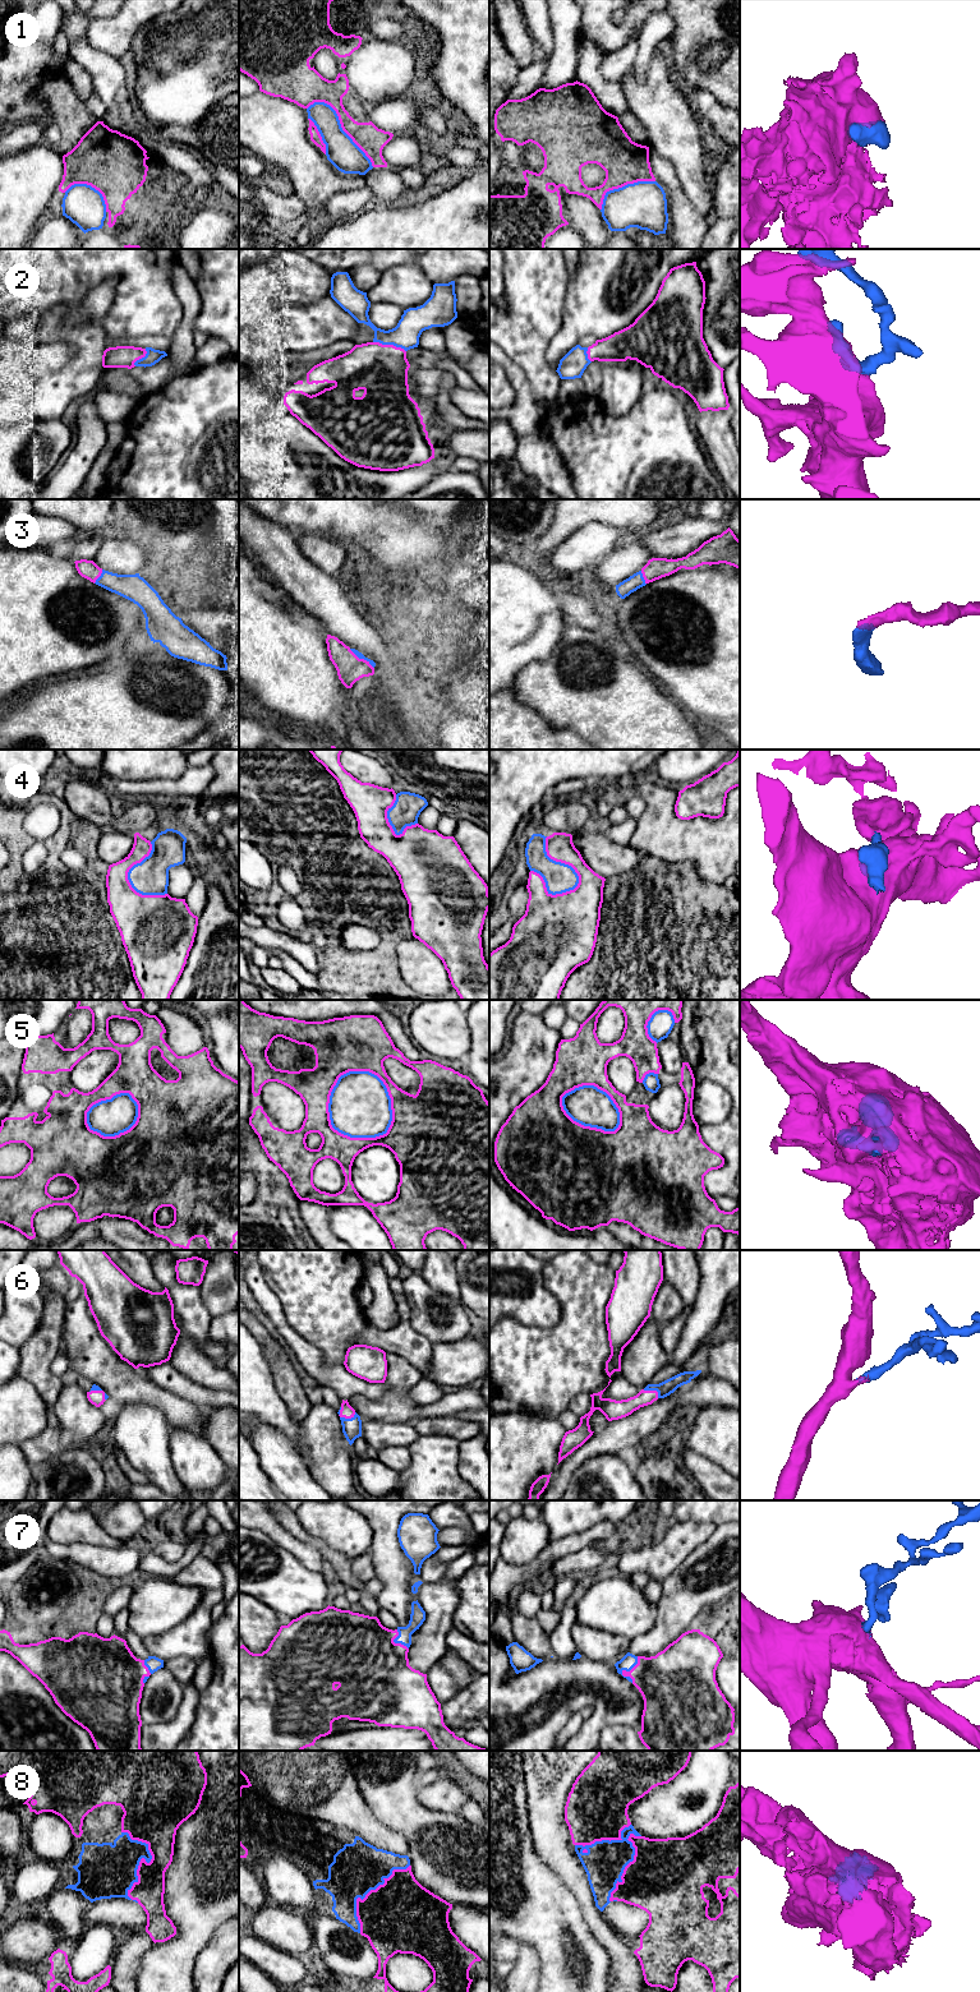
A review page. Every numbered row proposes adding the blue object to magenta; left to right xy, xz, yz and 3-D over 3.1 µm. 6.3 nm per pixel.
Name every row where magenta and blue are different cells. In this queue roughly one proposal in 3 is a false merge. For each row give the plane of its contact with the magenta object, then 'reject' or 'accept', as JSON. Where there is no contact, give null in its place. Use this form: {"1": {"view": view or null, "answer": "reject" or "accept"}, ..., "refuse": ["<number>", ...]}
{"1": {"view": "xz", "answer": "reject"}, "2": {"view": "xz", "answer": "accept"}, "3": {"view": "xz", "answer": "accept"}, "4": {"view": "yz", "answer": "reject"}, "5": {"view": "xz", "answer": "reject"}, "6": {"view": "xz", "answer": "accept"}, "7": {"view": "yz", "answer": "accept"}, "8": {"view": "xy", "answer": "accept"}, "refuse": ["1", "4", "5"]}

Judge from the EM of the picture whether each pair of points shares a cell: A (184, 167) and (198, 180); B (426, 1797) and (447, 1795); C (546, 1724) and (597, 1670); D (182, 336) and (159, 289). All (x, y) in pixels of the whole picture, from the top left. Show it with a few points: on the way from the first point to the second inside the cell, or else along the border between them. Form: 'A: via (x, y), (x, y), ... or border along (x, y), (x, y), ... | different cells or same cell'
A: via (188, 170), (194, 176) | same cell
B: via (431, 1797), (442, 1795) | same cell
C: via (560, 1710), (575, 1695), (579, 1695), (587, 1684) | same cell
D: border along (176, 296), (182, 308), (182, 321), (171, 336) | different cells

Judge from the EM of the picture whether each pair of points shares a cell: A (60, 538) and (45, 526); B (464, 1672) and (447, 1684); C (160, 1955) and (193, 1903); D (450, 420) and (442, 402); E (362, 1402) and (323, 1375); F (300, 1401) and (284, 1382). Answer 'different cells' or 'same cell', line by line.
A: same cell
B: different cells
C: same cell
D: same cell
E: different cells
F: same cell

